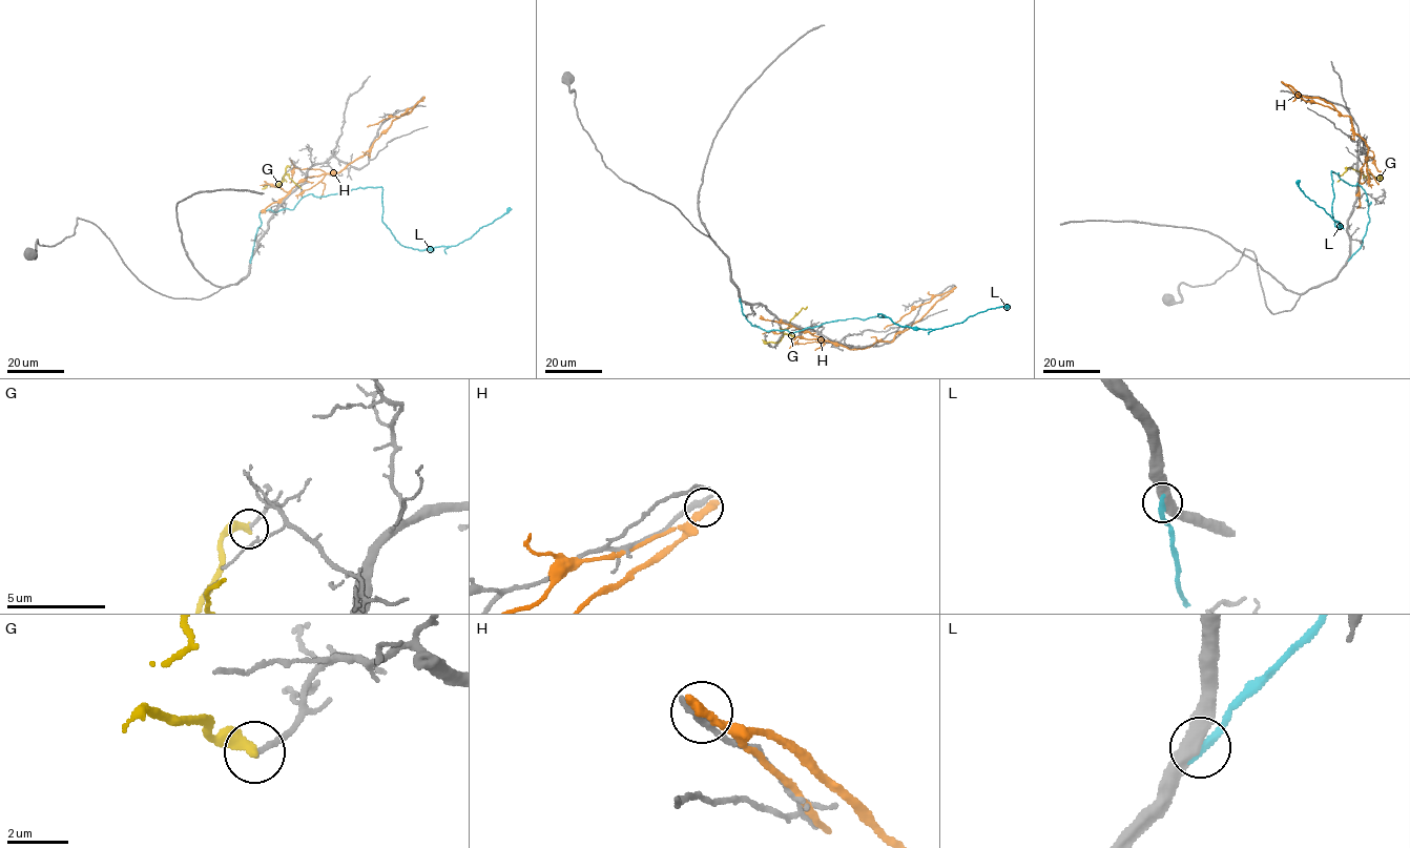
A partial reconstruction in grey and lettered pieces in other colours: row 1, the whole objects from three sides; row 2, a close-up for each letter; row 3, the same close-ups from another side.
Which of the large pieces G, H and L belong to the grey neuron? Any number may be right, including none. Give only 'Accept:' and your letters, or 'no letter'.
Accept: no letter

